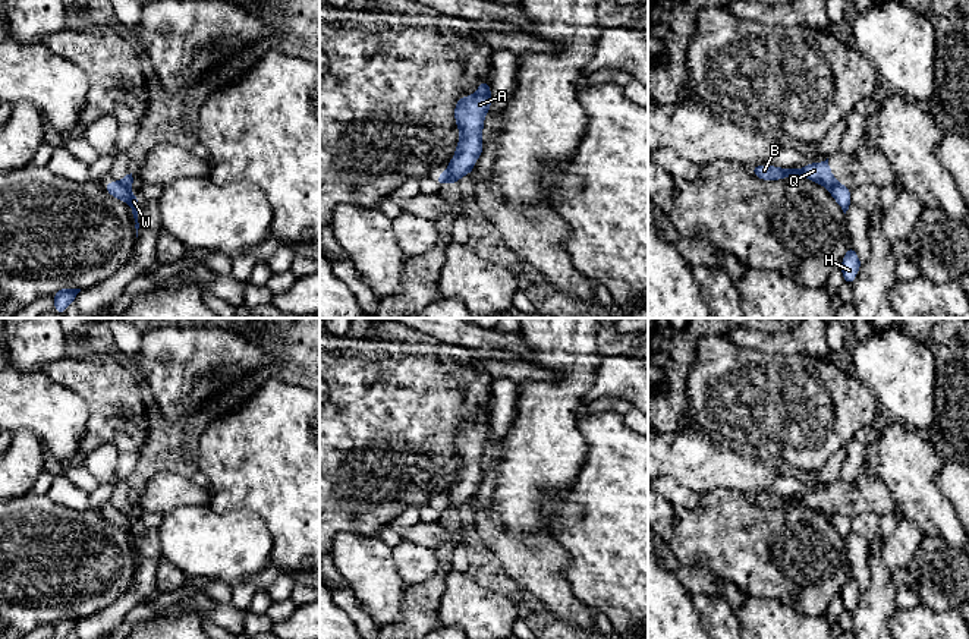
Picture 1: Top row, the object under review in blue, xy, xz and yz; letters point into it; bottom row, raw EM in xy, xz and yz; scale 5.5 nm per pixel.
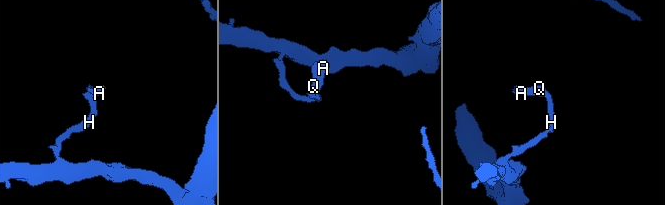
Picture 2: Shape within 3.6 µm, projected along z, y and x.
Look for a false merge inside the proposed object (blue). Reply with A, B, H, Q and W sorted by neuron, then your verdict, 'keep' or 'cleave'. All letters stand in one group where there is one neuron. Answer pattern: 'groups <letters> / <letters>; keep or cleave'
groups A B Q / H W; cleave

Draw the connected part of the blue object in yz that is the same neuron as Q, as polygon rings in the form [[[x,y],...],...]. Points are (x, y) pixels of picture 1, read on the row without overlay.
[[[828,487],[821,491],[806,492],[803,497],[780,497],[768,492],[751,495],[752,501],[762,509],[778,509],[784,506],[803,504],[827,517],[837,513],[839,509],[830,500]]]

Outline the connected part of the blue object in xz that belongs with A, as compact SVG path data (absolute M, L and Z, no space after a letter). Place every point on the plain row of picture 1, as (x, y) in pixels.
M488 409L478 413L478 419L471 425L460 425L454 435L454 447L460 460L456 481L447 492L452 511L471 503L478 485L484 479L482 456L484 447L491 435L491 419Z

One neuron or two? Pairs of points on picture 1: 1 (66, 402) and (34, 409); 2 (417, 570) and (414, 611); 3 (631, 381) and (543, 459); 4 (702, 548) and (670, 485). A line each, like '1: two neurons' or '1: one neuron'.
1: one neuron
2: two neurons
3: two neurons
4: two neurons

